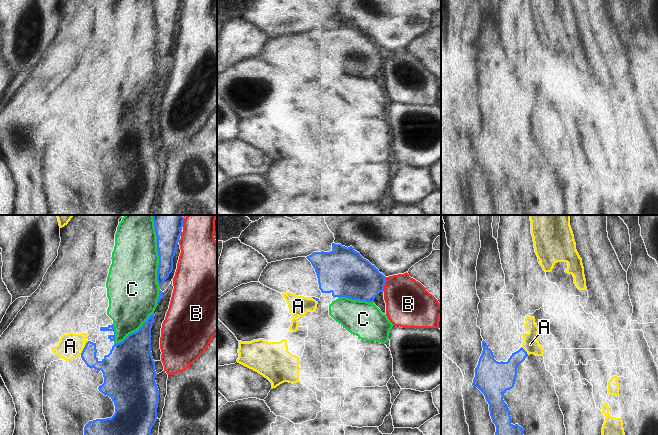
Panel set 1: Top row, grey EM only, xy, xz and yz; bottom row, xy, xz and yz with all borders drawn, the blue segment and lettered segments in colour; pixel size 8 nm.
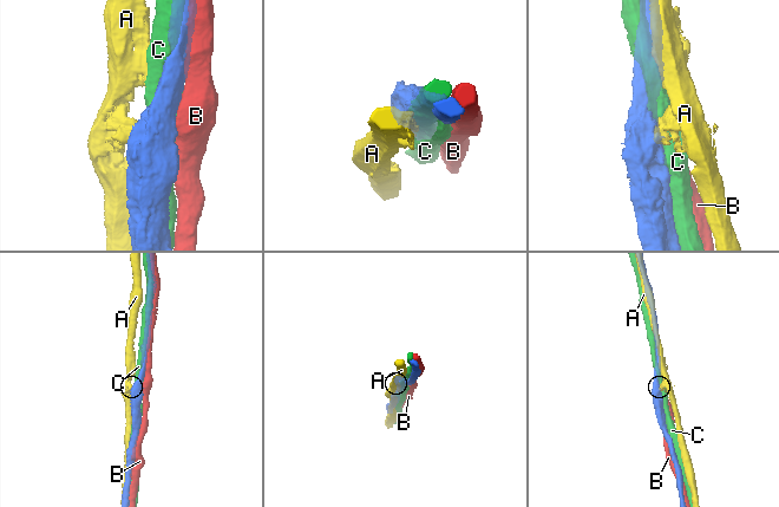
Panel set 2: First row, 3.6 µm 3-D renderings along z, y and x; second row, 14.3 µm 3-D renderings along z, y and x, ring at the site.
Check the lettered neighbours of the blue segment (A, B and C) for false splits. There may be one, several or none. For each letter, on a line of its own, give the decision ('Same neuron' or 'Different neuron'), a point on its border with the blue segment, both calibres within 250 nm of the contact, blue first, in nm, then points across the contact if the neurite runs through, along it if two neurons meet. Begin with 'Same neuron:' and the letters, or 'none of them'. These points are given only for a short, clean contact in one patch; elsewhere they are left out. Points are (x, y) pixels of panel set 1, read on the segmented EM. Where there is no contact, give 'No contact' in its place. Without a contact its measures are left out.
Same neuron: none of them
A: Different neuron. Touches blue at xy (84, 348). Thickness 160 nm (blue) against 200 nm. Boundary: xy (88, 341), (80, 354)
B: Different neuron. Touches blue at xz (384, 284). Thickness 340 nm (blue) against 360 nm
C: Different neuron. Touches blue at xy (157, 251). Thickness 240 nm (blue) against 380 nm.

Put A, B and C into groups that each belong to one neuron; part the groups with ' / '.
A / B / C

